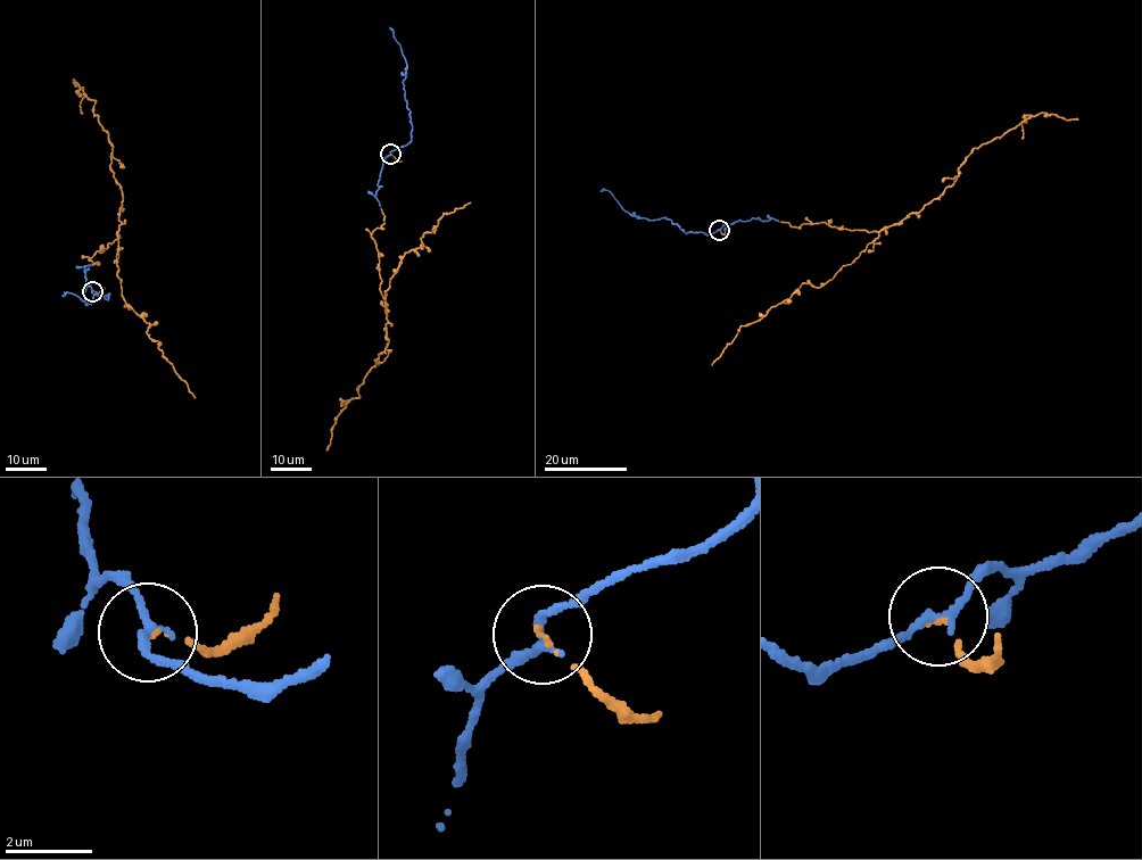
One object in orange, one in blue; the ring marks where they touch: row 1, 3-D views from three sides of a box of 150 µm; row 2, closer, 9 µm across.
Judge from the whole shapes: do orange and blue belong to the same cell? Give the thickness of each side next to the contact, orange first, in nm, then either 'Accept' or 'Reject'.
Thickness 70 nm (orange) against 190 nm. Accept

